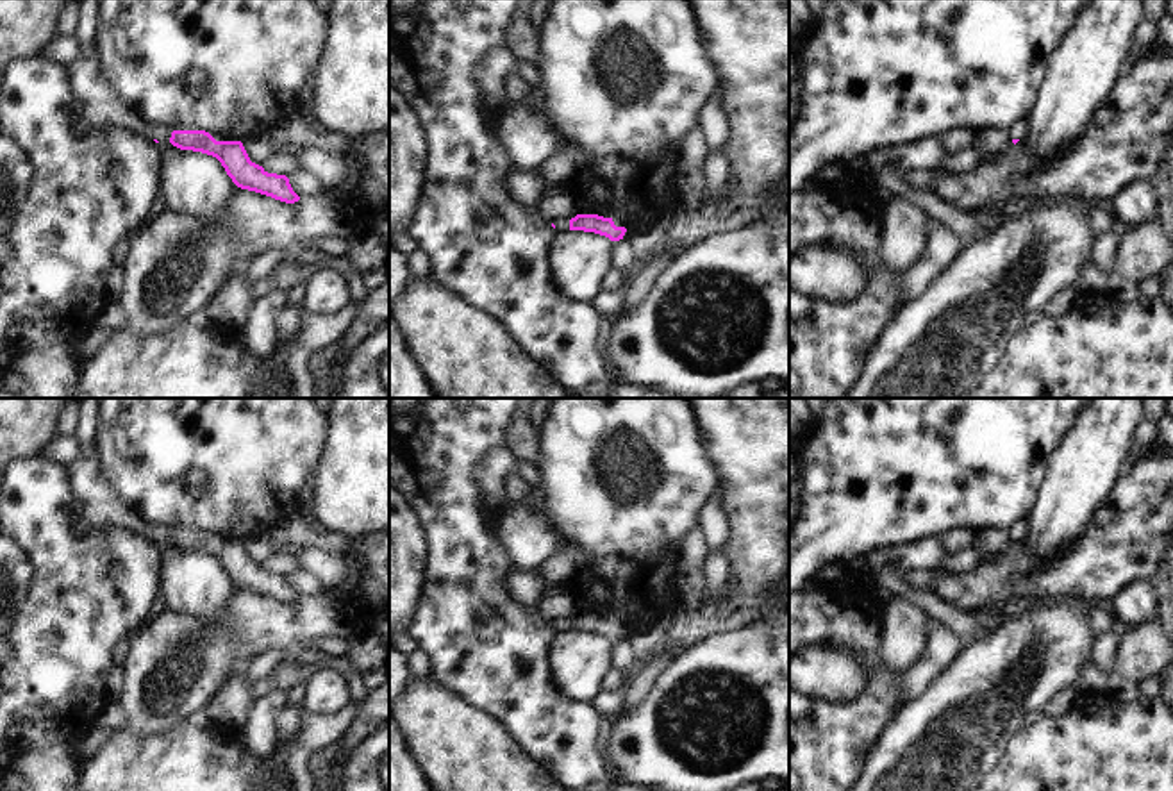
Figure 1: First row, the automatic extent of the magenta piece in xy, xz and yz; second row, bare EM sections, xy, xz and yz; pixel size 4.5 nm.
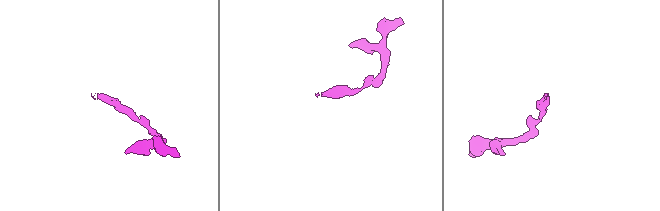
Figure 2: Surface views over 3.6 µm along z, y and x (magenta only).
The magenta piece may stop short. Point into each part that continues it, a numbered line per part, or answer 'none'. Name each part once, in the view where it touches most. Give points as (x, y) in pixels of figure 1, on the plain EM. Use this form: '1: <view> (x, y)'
1: xy (161, 534)

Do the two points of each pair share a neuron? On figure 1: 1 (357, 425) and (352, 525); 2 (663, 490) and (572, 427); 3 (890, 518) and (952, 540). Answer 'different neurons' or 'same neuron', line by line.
1: same neuron
2: same neuron
3: different neurons

